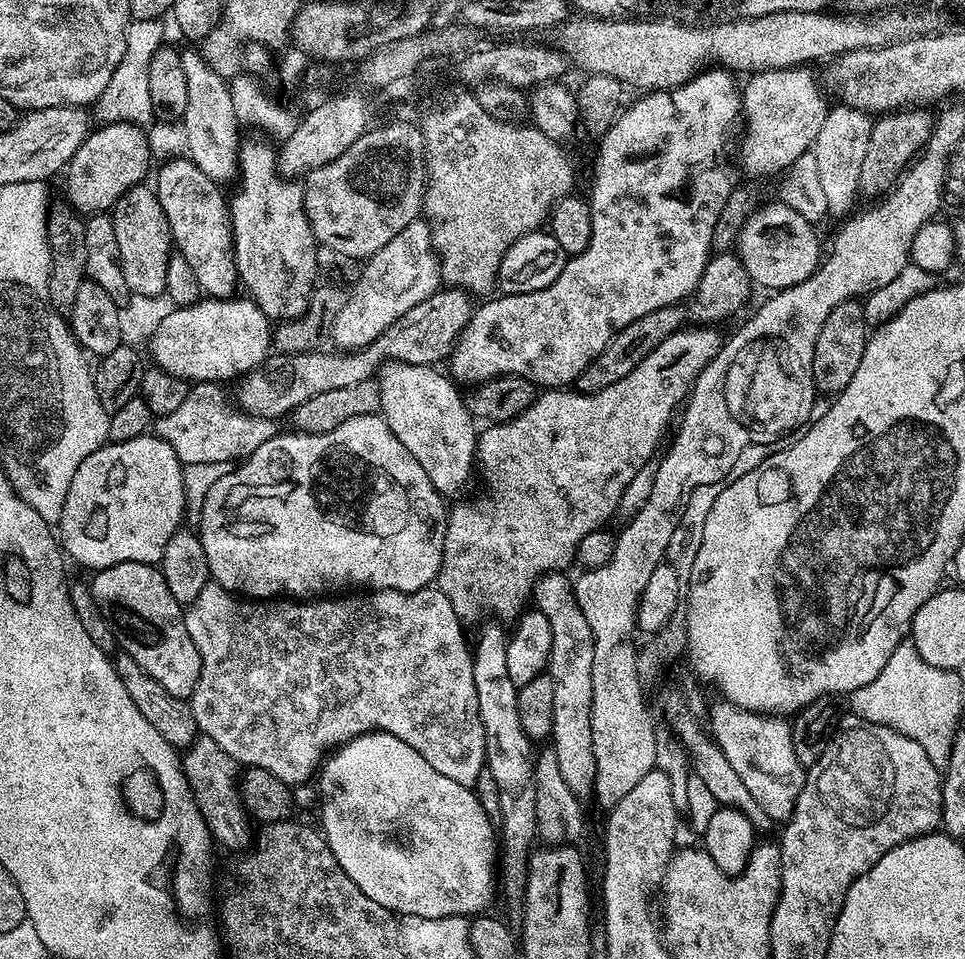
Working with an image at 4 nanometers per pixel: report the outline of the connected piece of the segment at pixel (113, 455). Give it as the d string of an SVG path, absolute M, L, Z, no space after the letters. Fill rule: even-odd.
M145 434L130 438L130 442L107 443L94 450L74 470L70 490L66 494L66 506L62 506L62 518L58 525L58 536L62 548L84 568L99 570L122 562L142 562L159 565L170 538L181 531L188 507L186 490L183 488L184 464L179 460L170 442L157 434Z

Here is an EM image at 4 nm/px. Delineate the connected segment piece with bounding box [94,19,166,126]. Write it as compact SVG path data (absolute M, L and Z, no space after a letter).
M133 19L126 30L126 50L122 54L122 62L110 74L110 82L106 82L106 90L94 101L94 116L100 124L114 122L130 122L148 126L153 123L153 111L150 102L149 77L150 62L161 45L165 43L163 23L160 20Z

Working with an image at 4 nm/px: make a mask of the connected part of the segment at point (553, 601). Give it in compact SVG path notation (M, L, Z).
M563 571L548 572L536 582L532 590L532 600L535 611L546 614L546 622L550 622L550 646L552 653L548 659L546 675L554 682L554 710L552 711L551 747L558 758L558 768L562 778L566 778L566 786L574 790L574 794L581 798L593 795L592 787L596 777L594 766L594 746L592 745L592 731L590 730L590 706L594 694L594 682L590 682L590 674L594 674L594 634L586 622L582 609L578 606L576 589L571 579L564 577Z

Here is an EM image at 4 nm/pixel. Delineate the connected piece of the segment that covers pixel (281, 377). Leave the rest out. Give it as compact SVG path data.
M447 286L441 287L430 298L426 298L426 302L418 302L418 306L412 307L411 310L406 310L406 314L402 314L402 318L398 318L398 322L394 322L394 326L386 326L386 330L382 330L382 334L378 334L378 338L374 342L370 342L365 348L354 348L351 350L317 350L314 352L299 352L293 356L287 354L272 354L268 359L260 365L259 368L254 369L252 372L248 372L245 376L239 377L238 383L235 385L236 398L234 394L234 400L237 405L243 411L269 418L279 418L278 416L287 417L298 406L302 406L302 402L310 402L310 398L314 398L314 394L323 394L325 390L339 390L345 388L345 386L355 386L358 382L366 382L373 379L379 373L380 367L384 364L389 364L391 360L394 362L406 362L407 364L430 364L433 366L439 365L439 360L447 361L452 355L452 347L456 345L456 340L462 334L462 330L470 322L472 313L474 311L474 303L472 304L473 297L469 293L464 292L461 288L449 288Z

